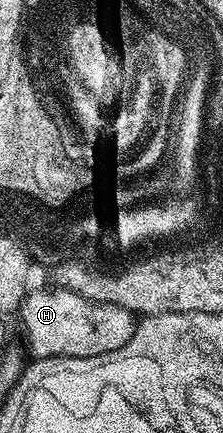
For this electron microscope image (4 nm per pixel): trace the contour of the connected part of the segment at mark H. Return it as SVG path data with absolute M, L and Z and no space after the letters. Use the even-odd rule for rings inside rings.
M35 294L22 307L17 317L26 333L26 346L33 357L91 358L113 350L114 342L131 339L136 329L136 316L122 306L82 302L70 294Z

